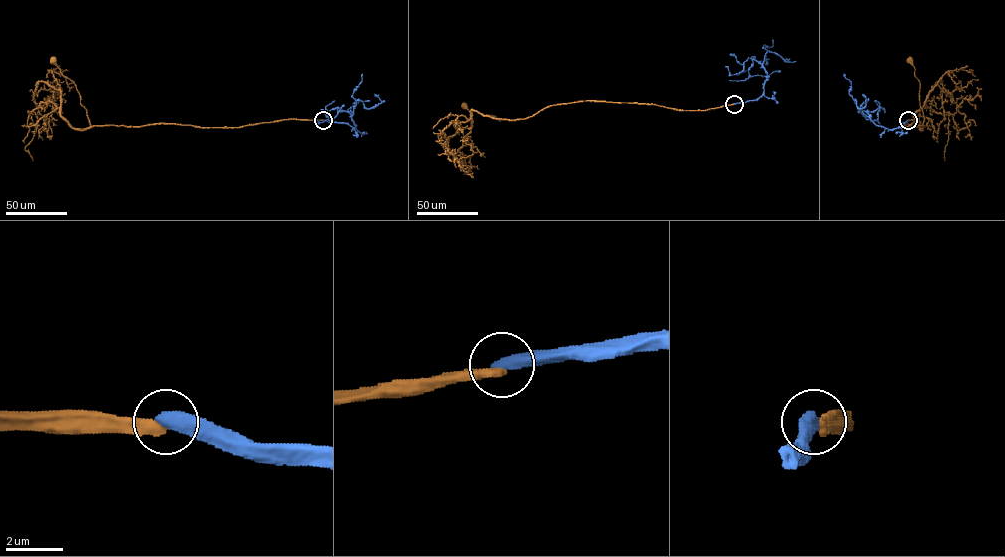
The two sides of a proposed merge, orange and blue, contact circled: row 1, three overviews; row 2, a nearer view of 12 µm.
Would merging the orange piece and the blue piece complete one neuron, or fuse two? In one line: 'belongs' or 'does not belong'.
does not belong

